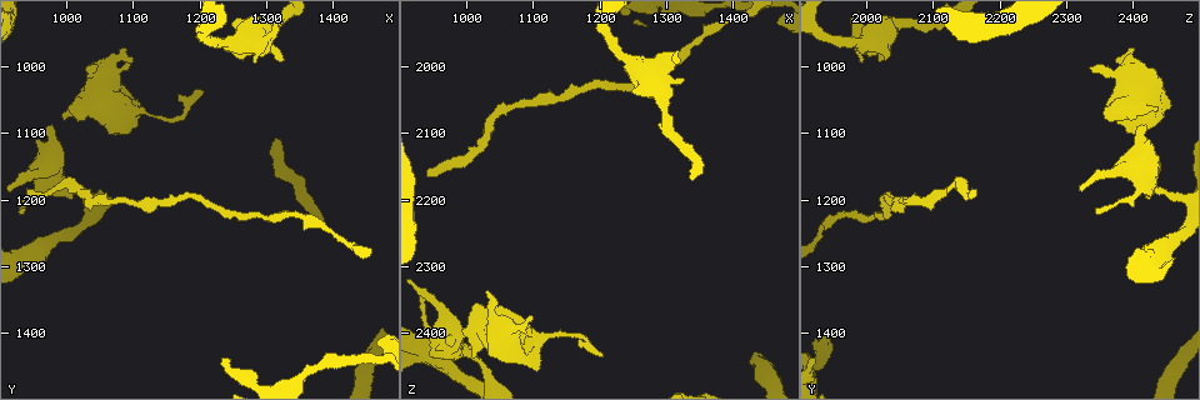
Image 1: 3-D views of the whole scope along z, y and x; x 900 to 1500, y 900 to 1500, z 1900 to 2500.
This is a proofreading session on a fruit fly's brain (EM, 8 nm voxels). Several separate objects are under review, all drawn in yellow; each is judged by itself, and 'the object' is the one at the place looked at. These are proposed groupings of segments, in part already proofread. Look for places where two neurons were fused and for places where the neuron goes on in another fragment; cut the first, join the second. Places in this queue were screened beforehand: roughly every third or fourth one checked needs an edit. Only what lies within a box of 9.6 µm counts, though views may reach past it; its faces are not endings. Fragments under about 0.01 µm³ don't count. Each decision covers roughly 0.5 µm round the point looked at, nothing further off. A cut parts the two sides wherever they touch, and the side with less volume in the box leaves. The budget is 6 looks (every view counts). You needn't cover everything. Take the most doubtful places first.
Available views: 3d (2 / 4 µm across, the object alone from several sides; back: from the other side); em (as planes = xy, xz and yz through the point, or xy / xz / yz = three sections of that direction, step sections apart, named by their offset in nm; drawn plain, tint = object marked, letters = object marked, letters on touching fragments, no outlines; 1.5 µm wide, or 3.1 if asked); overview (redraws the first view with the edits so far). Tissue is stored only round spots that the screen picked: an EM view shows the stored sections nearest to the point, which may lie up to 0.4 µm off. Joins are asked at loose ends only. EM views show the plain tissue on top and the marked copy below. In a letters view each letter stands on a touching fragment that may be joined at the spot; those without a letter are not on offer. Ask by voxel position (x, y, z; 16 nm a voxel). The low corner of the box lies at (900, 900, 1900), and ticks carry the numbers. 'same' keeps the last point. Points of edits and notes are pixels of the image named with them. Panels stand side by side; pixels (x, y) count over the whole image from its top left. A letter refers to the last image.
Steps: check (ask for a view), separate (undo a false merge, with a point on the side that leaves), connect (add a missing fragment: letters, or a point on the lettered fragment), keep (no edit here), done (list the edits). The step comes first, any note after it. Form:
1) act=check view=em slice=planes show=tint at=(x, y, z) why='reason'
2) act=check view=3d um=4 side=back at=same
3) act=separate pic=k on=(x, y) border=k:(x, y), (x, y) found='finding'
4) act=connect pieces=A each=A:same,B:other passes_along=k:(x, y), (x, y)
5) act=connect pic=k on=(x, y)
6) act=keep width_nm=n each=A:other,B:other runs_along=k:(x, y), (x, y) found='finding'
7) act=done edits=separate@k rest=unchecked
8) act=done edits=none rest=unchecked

act=check view=em slice=yz step=8 show=letters at=(945, 1190, 2165) why='thin end'

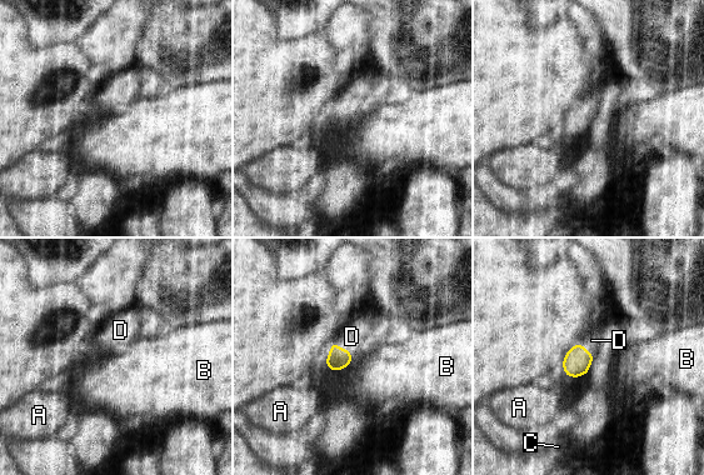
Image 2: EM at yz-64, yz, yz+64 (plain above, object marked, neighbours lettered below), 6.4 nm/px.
act=connect pieces=D width_nm=140 each=A:other,B:other,C:other,D:same passes_along=2:(338, 359), (343, 349), (352, 336) found='the neuron continues'

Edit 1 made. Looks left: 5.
act=check view=overview why='see it whole again'

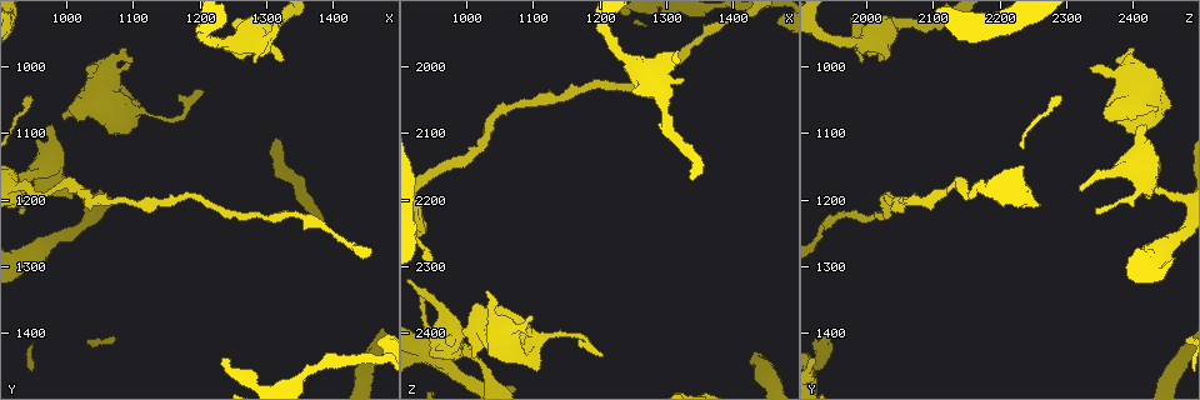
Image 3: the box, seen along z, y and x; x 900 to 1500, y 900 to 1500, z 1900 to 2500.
act=check view=3d um=2 at=(1025, 995, 2335) why='free end'

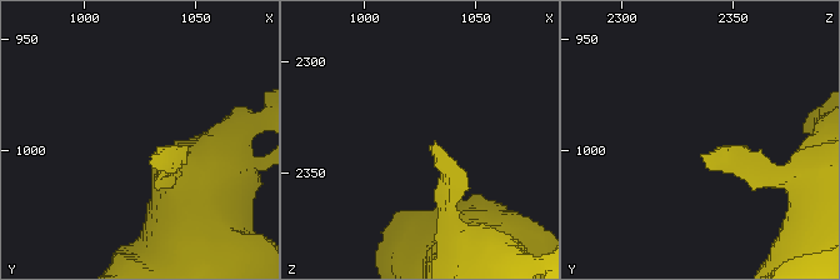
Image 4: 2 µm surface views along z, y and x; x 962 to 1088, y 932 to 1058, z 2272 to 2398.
act=check view=em slice=yz step=4 show=tint at=(1030, 1000, 2337)

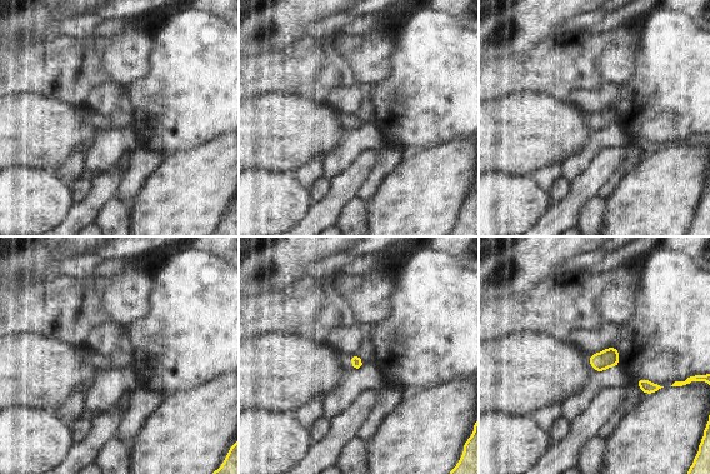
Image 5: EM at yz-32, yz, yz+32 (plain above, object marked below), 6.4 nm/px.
act=check view=em slice=xz step=4 show=letters at=same

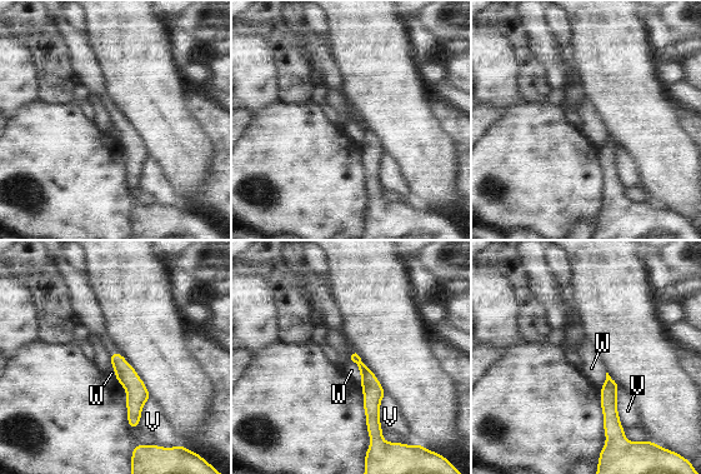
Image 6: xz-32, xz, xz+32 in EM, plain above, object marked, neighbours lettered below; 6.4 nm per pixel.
act=keep longest_contact=V:280nm each=V:other,W:other runs_along=6:(116, 355), (134, 385), (134, 423) found='none of them fits'

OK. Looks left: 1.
act=check view=em slice=planes show=letters at=(1020, 1185, 2445) why='sharp bend'

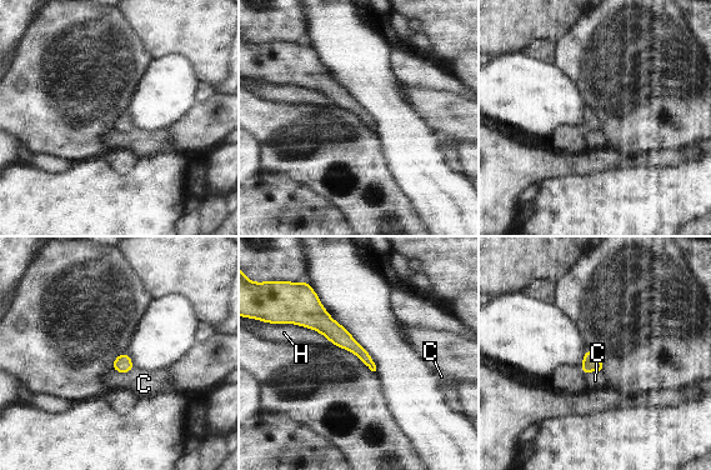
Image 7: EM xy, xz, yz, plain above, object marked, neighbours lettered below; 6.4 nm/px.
act=keep width_nm=100 each=C:other,H:other found='all the same neuron'

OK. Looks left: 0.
act=done edits=connect@2 rest=unchecked

